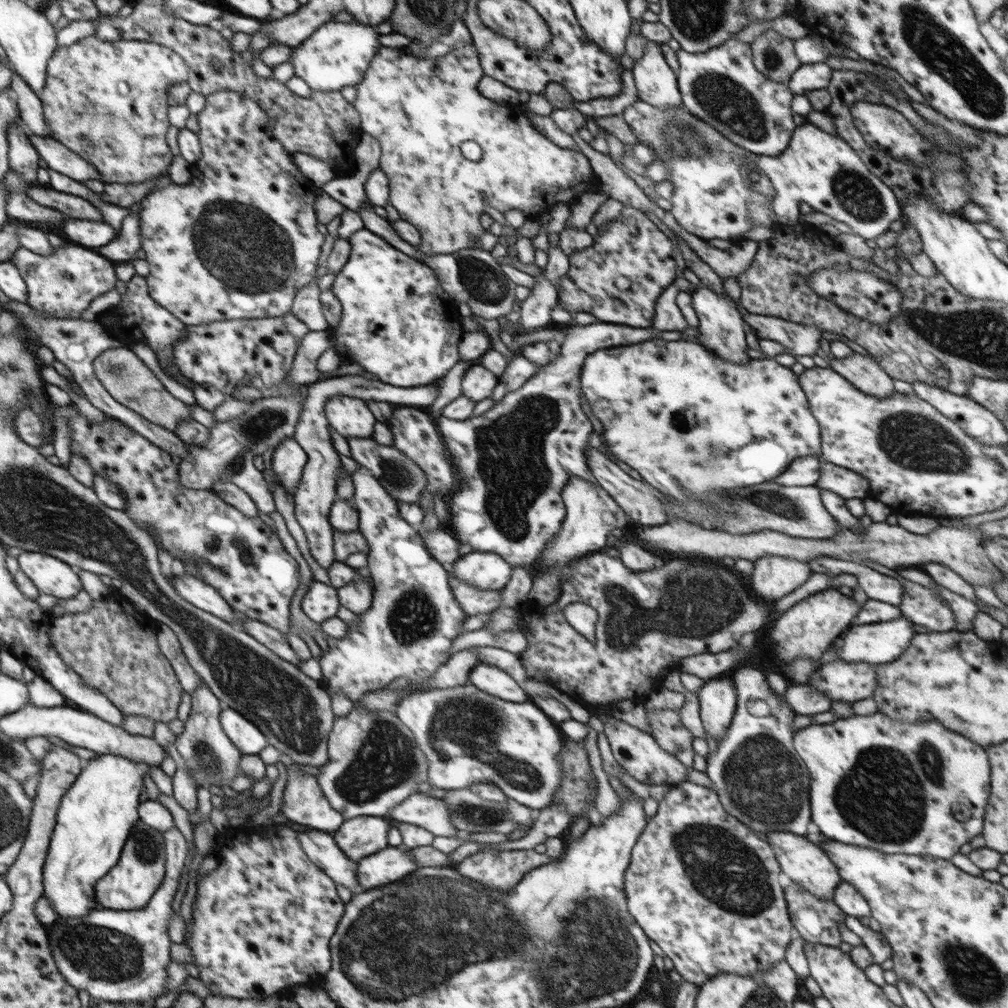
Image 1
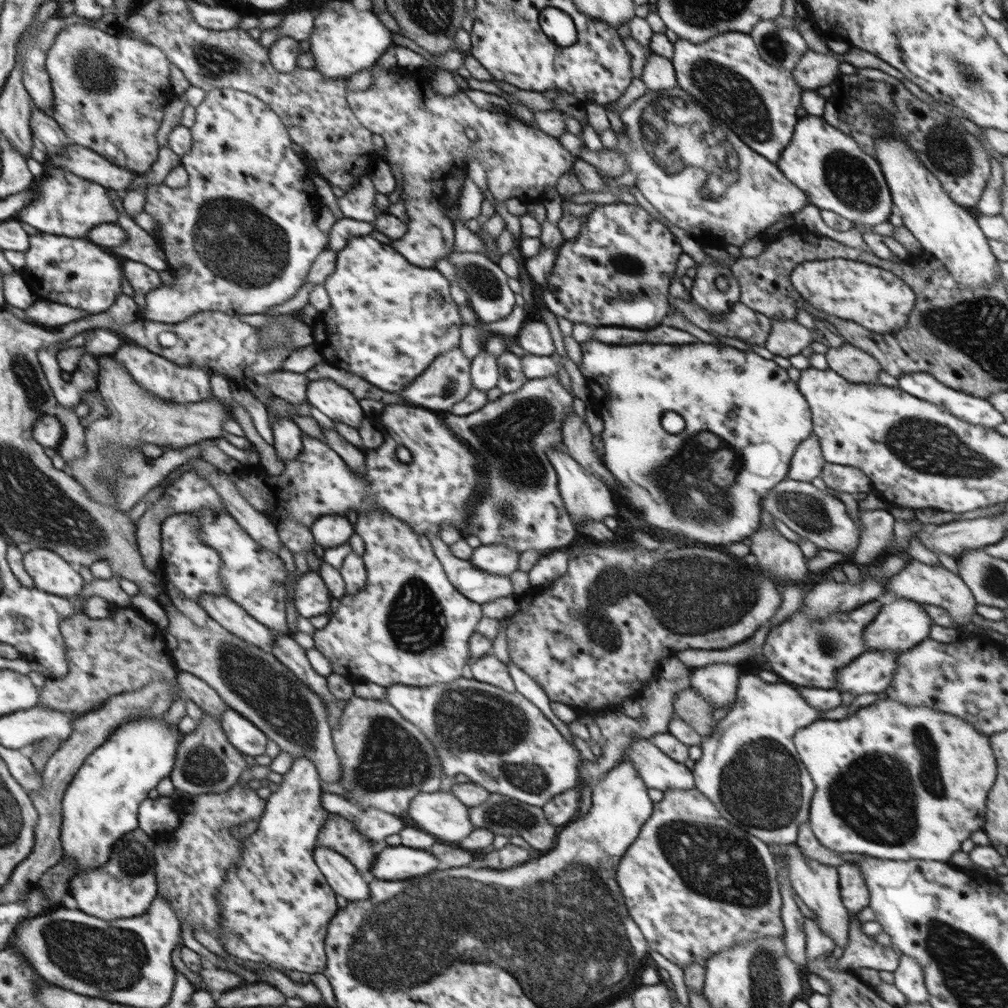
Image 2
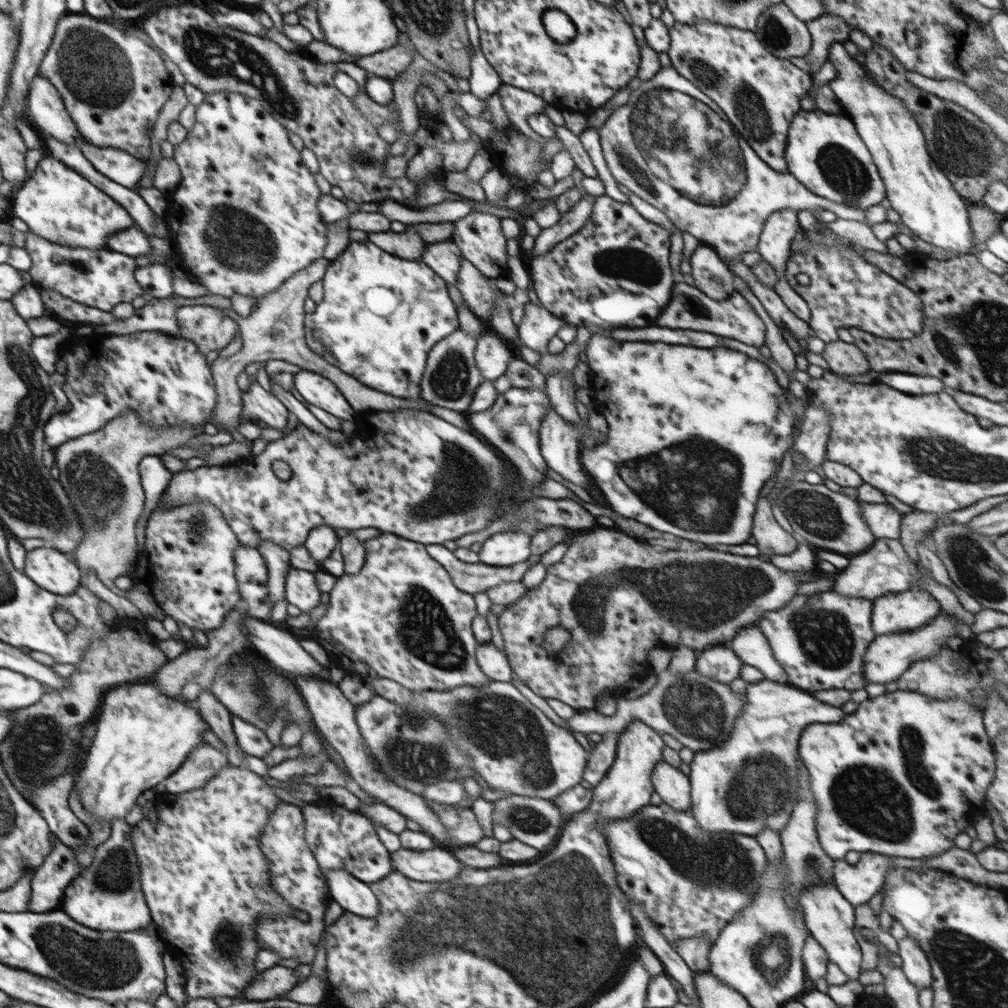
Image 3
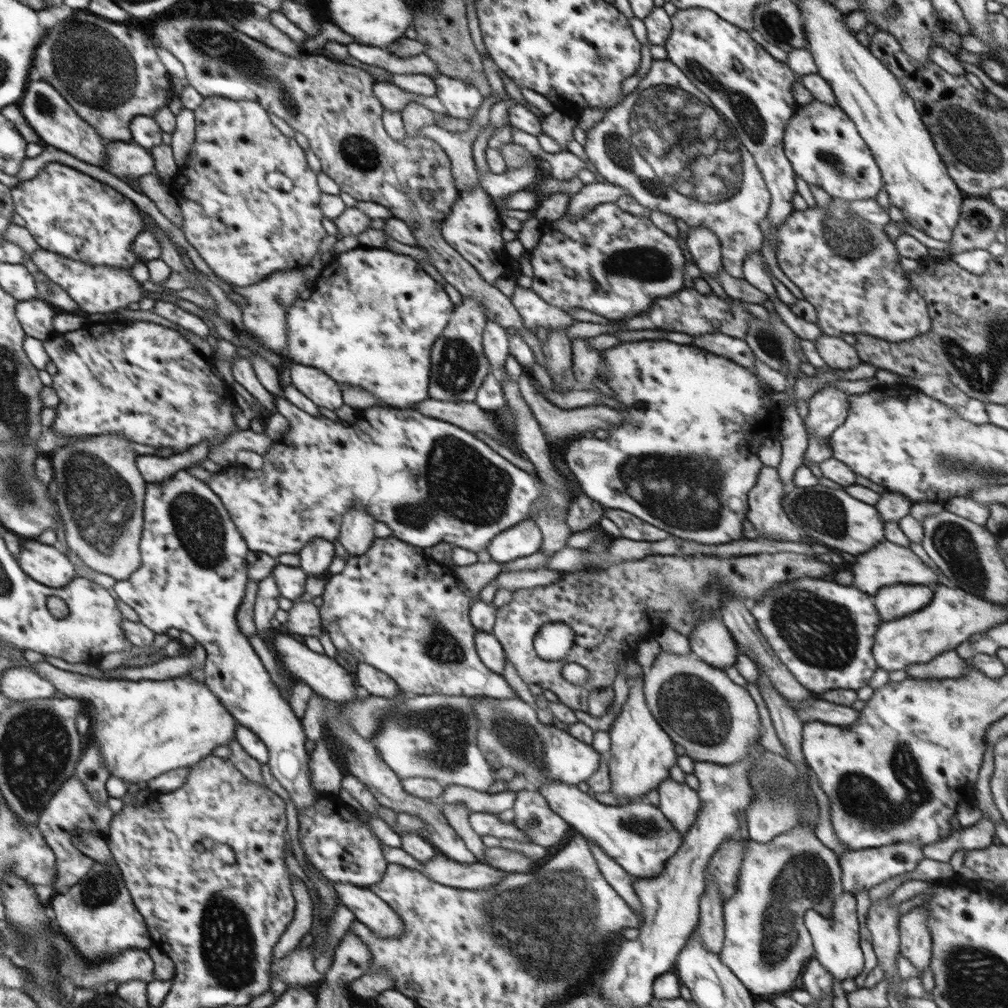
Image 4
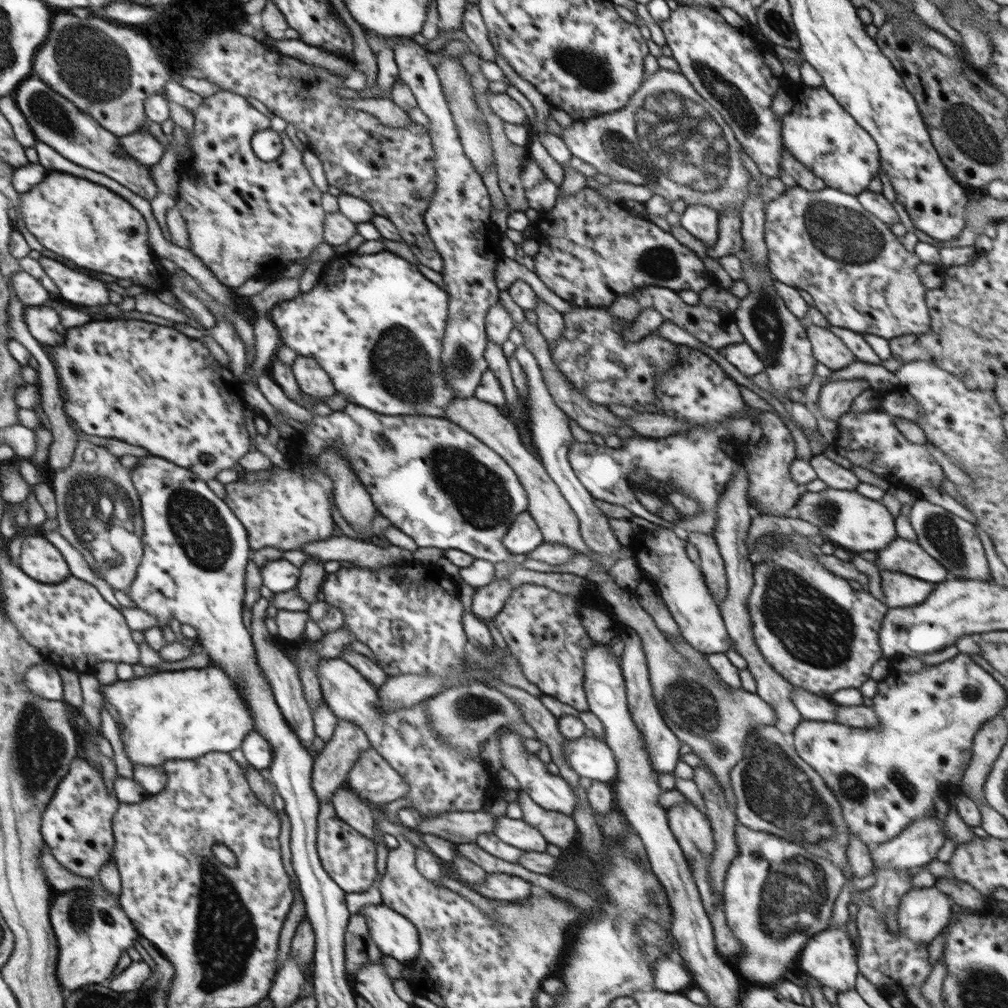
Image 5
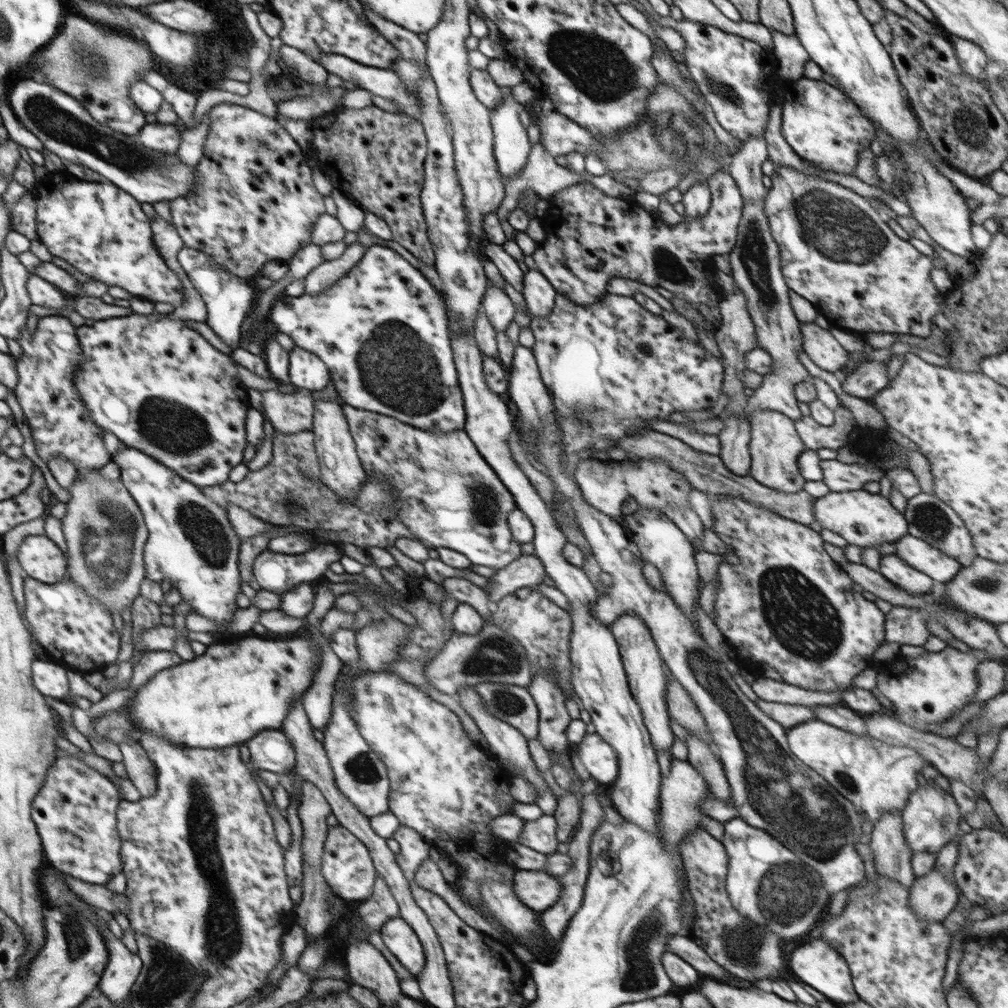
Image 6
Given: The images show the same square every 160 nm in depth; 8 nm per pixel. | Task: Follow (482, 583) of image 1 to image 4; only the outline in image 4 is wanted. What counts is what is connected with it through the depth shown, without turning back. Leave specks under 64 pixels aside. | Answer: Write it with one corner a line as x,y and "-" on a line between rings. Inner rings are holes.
528,518
494,536
488,553
500,564
540,551
543,535
534,520

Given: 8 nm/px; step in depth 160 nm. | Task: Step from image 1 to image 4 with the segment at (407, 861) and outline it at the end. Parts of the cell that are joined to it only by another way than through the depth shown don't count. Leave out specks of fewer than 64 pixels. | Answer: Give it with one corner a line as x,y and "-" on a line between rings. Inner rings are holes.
441,853
421,863
421,872
438,884
468,890
495,887
507,873
486,863
461,863

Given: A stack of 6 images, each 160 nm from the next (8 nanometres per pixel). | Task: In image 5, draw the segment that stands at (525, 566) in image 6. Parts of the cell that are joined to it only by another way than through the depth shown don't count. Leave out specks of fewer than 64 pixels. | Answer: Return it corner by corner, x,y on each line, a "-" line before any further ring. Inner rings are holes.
507,578
494,580
486,587
478,587
472,600
472,613
484,622
493,620
514,589

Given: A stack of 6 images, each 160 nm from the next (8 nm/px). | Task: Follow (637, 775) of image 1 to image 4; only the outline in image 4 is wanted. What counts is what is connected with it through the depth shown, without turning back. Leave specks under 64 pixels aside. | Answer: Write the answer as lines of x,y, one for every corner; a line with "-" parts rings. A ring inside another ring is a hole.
672,777
664,779
656,788
659,794
659,809
666,819
684,836
696,822
699,796
690,785
677,783

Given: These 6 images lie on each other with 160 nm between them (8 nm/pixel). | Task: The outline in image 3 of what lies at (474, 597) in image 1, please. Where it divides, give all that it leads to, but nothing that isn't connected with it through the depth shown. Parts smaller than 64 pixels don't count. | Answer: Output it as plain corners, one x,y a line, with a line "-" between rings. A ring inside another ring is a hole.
436,543
426,545
426,552
448,572
454,586
472,596
504,583
521,582
531,567
526,561
503,566
462,562
448,548

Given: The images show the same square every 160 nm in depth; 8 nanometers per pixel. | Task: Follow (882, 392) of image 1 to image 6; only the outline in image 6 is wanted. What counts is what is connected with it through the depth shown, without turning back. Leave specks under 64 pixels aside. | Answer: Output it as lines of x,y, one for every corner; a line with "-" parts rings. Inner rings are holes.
802,323
803,352
825,371
840,373
848,361
847,350
828,330
817,323

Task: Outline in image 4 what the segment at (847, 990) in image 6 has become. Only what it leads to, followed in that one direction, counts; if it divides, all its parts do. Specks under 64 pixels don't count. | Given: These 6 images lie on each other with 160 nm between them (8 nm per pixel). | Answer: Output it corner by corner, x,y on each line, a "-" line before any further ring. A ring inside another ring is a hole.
848,892
842,893
831,904
831,913
828,918
821,915
818,911
807,910
803,915
803,922
810,933
811,941
816,957
822,966
830,972
833,978
845,980
856,978
864,968
864,955
860,949
860,931
858,924
858,912
856,911
855,895

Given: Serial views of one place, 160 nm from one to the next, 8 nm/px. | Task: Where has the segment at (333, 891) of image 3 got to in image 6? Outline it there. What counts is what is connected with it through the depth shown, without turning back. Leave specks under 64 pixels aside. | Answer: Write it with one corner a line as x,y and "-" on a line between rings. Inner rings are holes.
398,916
389,918
379,933
388,950
416,976
426,961
420,939
411,926

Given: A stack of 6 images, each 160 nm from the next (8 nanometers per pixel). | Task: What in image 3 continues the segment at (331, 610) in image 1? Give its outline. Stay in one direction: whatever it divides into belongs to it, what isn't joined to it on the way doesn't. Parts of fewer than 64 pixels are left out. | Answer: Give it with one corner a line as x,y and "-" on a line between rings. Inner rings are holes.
290,568
286,575
285,600
298,607
303,613
320,605
320,594
316,586
315,574
306,570

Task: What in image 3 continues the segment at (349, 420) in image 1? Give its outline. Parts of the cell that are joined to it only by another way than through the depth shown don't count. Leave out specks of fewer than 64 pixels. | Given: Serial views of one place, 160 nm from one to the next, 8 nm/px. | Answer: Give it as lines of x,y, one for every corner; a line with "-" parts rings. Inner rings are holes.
303,369
294,374
296,390
305,400
339,419
354,419
357,412
350,406
338,387
325,376

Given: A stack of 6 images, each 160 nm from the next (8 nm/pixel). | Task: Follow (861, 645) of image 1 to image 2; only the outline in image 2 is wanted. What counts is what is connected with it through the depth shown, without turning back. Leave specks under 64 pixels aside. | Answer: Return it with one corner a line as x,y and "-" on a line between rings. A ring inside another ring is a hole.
896,599
892,604
886,604
880,609
876,619
864,630
864,646
866,650
889,650
890,652
904,652
916,646
929,636
930,626
934,621
930,619
926,608
922,604
906,599

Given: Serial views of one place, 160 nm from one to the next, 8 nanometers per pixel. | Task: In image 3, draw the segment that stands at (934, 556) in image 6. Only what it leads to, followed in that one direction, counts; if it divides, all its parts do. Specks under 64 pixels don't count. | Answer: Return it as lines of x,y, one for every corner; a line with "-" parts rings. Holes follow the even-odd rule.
876,539
869,550
859,553
855,558
849,558
849,561
848,567
837,573
838,582
834,580
832,586
832,592
838,592
842,596
873,601
888,592
908,591
916,582
916,564
908,558
898,539

